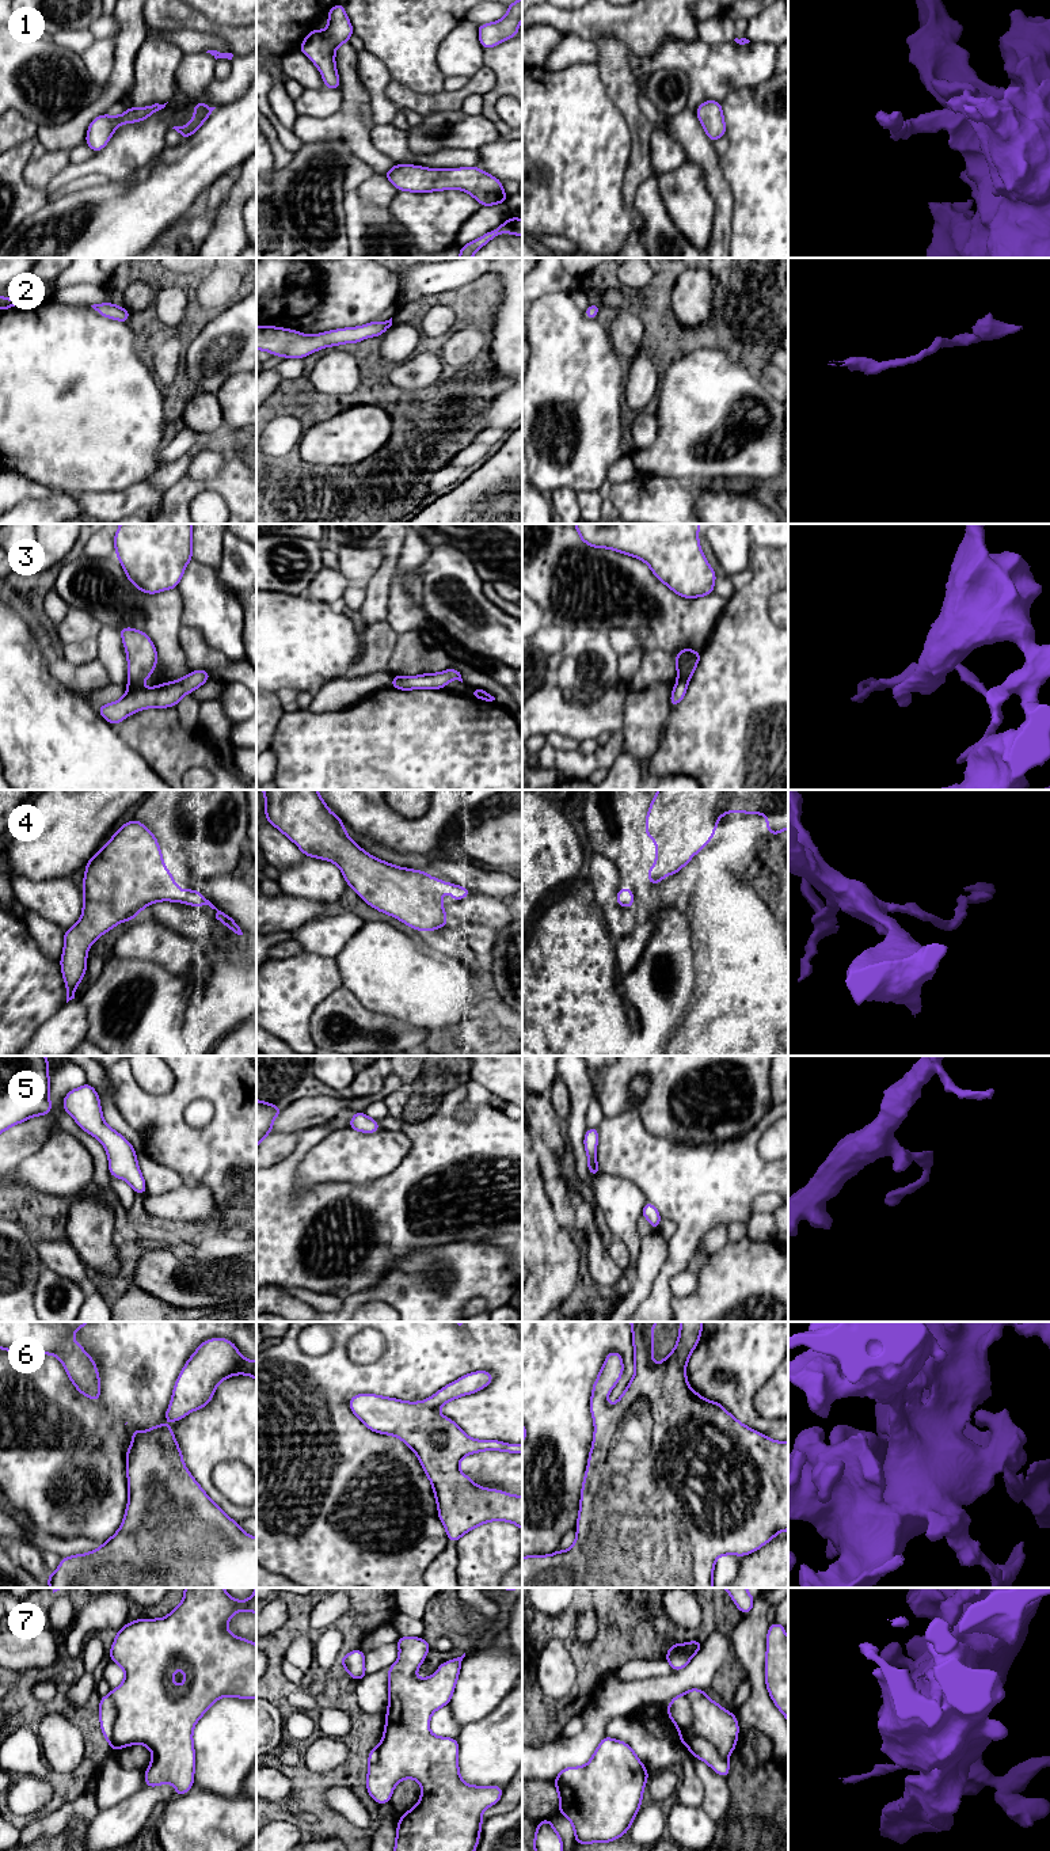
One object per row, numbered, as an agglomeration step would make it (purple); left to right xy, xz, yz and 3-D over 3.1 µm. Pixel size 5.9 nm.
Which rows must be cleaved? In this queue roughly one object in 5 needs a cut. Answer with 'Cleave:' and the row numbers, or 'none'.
Cleave: 7

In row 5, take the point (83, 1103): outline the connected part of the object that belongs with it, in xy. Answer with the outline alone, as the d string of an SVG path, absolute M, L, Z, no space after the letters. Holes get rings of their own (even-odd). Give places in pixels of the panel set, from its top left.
M85 1083L71 1090L62 1101L62 1107L84 1132L103 1144L109 1156L110 1175L126 1181L136 1194L148 1193L134 1147L104 1122L95 1088Z

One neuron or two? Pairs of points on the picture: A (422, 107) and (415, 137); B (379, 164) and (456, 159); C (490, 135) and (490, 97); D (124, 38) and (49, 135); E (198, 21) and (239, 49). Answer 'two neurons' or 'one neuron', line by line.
A: two neurons
B: two neurons
C: two neurons
D: one neuron
E: one neuron

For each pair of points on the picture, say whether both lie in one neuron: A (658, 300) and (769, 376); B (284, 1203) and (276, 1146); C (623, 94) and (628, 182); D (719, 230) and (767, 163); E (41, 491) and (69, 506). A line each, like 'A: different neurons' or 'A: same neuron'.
A: different neurons
B: different neurons
C: same neuron
D: different neurons
E: different neurons

